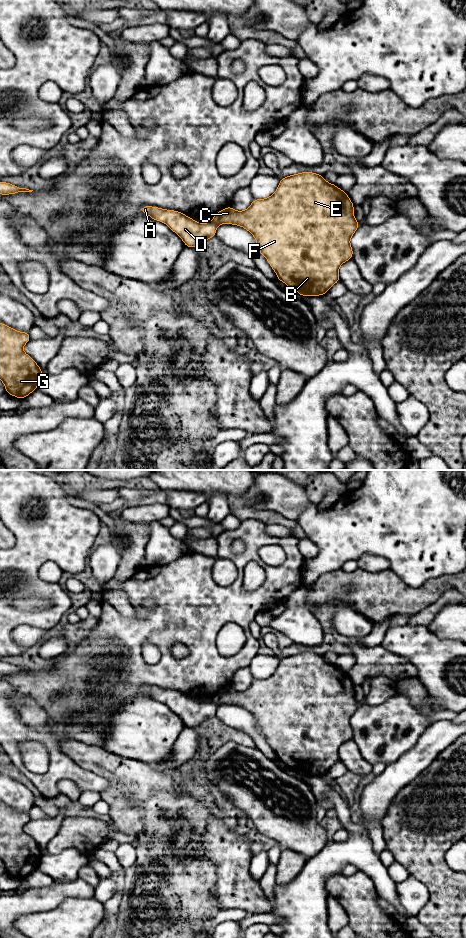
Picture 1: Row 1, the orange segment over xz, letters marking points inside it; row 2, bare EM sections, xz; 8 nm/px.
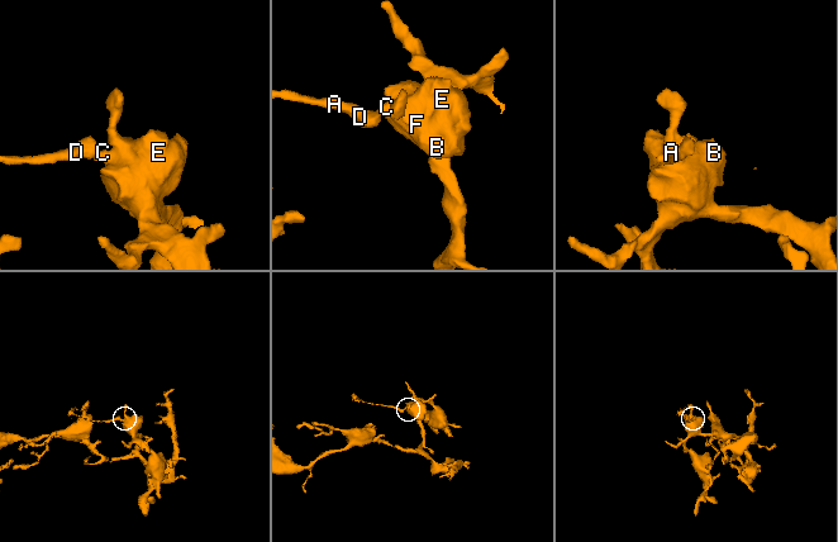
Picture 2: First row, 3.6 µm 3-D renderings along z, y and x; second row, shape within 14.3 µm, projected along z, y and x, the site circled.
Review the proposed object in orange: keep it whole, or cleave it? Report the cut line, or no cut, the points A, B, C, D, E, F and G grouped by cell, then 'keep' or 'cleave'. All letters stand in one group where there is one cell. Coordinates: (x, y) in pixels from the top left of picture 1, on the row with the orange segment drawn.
xz (212, 221), (217, 226) | A D / B C E F G | cleave

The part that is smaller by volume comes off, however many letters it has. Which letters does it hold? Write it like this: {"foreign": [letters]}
{"foreign": ["A", "D"]}

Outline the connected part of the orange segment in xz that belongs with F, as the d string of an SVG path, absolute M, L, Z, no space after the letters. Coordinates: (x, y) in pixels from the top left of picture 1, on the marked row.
M305 171L294 175L286 176L280 179L279 185L274 194L265 199L254 199L251 205L243 211L236 211L231 206L222 209L213 215L212 222L214 224L232 224L238 225L249 231L255 238L260 254L262 254L268 261L277 275L277 279L285 283L289 288L295 290L300 296L321 296L326 294L328 290L337 282L340 281L339 267L346 261L351 260L353 257L353 249L350 245L350 239L358 229L360 223L354 217L354 204L350 200L346 192L341 190L335 184L327 182L323 175L313 172Z

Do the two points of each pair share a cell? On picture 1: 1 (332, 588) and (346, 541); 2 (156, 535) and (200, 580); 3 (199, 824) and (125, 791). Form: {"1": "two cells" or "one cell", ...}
{"1": "two cells", "2": "two cells", "3": "one cell"}

